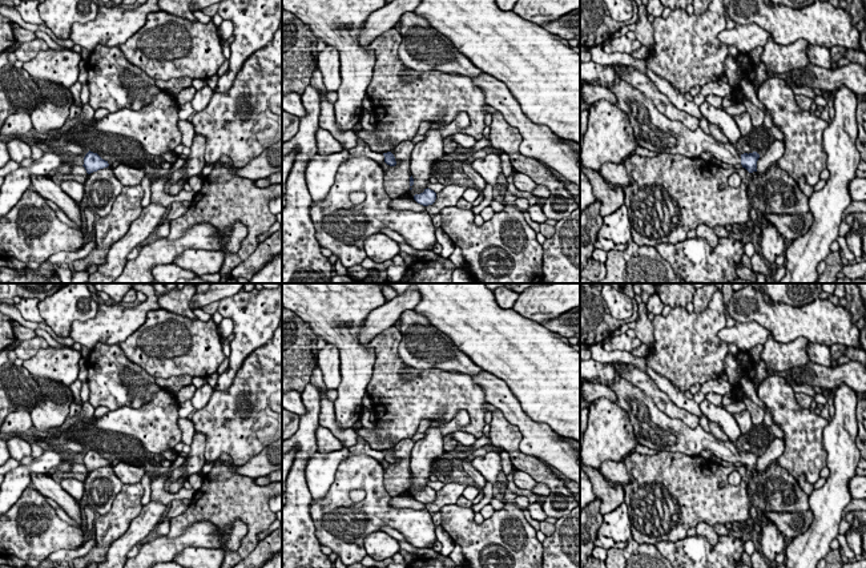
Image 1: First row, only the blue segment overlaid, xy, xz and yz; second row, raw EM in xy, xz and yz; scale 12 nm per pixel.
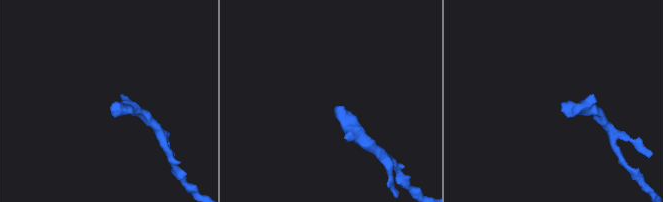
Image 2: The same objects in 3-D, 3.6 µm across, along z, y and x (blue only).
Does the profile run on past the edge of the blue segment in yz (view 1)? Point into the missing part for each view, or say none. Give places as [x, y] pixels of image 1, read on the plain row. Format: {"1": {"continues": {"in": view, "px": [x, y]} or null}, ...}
{"1": {"continues": {"in": "yz", "px": [655, 430]}}}

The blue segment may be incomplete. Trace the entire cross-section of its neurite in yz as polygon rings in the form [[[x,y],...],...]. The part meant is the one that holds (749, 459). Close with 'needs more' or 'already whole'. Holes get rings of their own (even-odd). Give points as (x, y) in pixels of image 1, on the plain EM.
[[[617,378],[608,387],[616,394],[616,404],[627,411],[637,443],[650,450],[681,452],[689,456],[704,450],[721,460],[734,464],[741,462],[749,471],[757,470],[757,450],[741,452],[734,443],[720,440],[701,426],[690,428],[682,420],[661,412],[652,398],[631,382]]] | needs more

